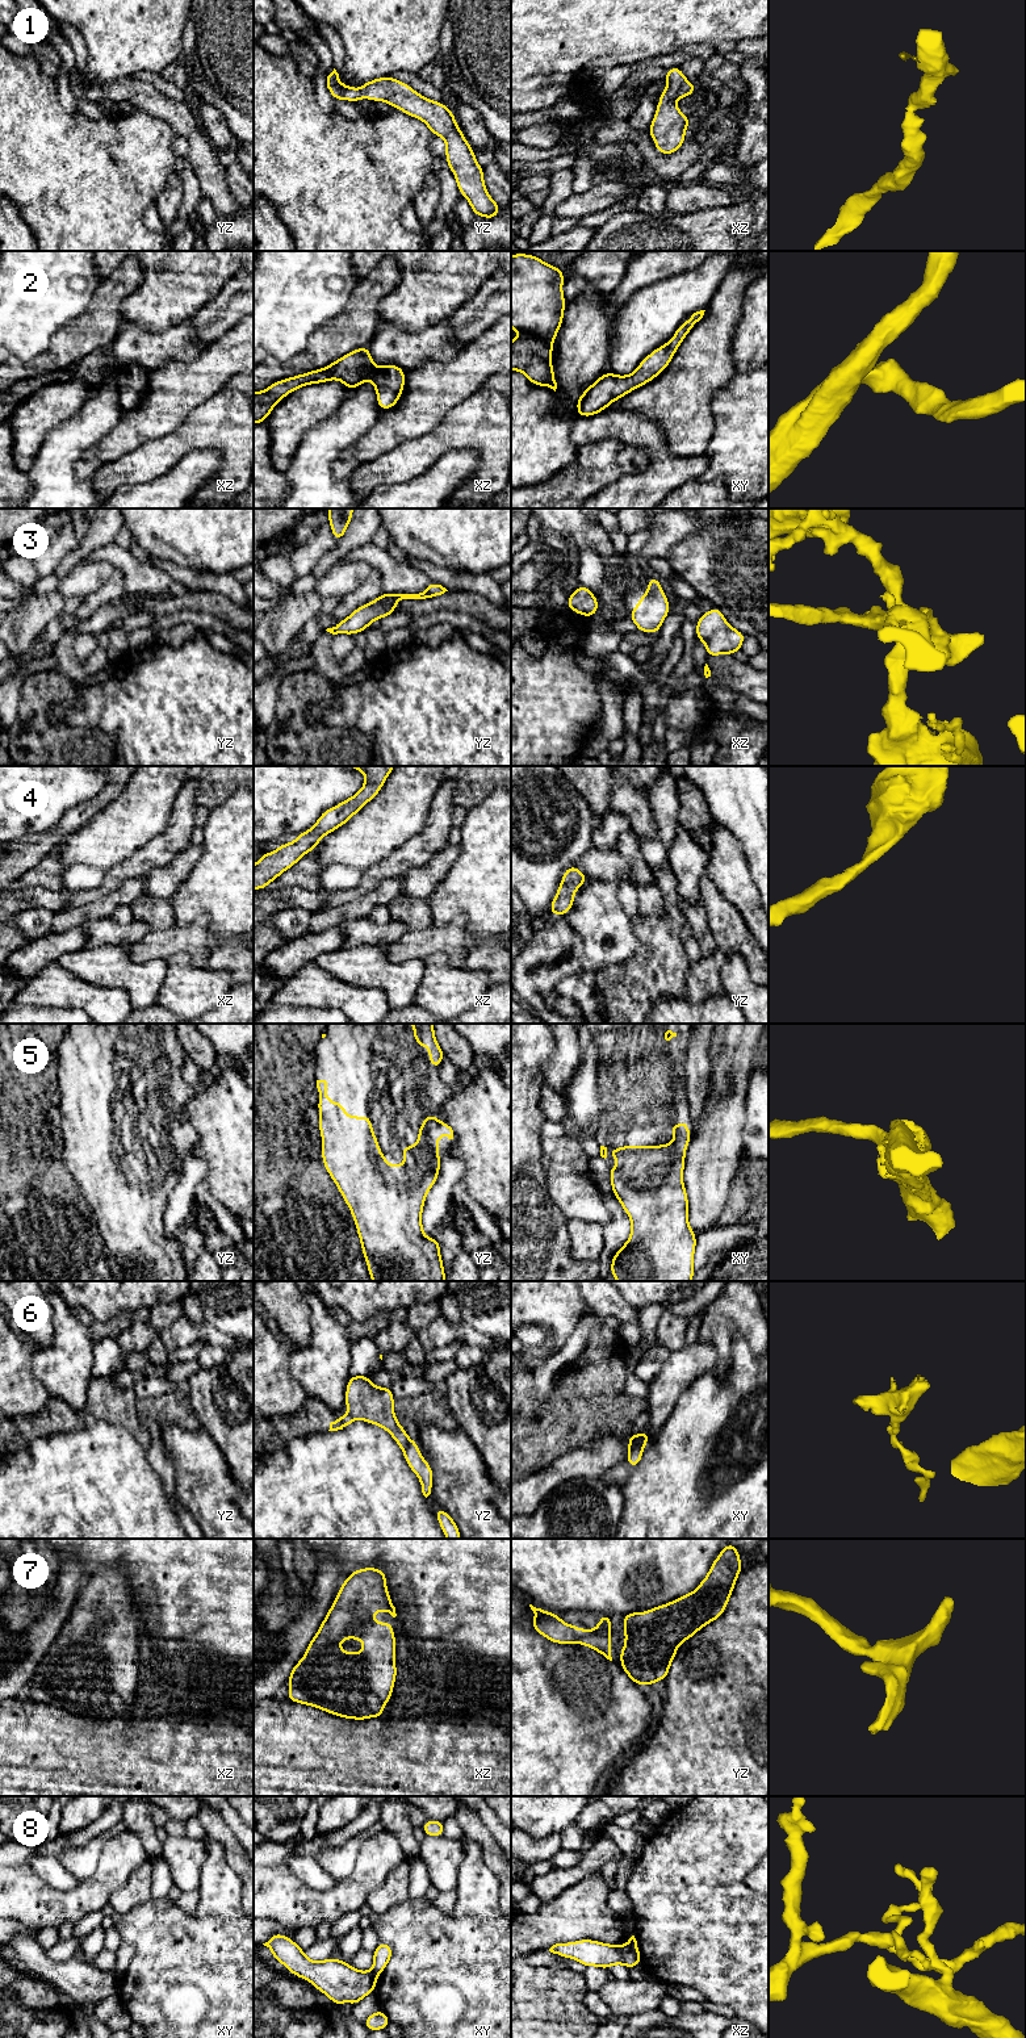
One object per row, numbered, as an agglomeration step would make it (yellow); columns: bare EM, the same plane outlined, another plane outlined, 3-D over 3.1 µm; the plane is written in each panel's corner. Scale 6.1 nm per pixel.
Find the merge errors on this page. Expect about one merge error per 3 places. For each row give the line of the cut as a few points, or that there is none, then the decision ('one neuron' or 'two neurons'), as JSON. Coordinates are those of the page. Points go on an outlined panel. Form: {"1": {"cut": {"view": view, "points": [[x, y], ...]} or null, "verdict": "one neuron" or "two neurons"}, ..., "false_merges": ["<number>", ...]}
{"1": {"cut": null, "verdict": "one neuron"}, "2": {"cut": null, "verdict": "one neuron"}, "3": {"cut": null, "verdict": "one neuron"}, "4": {"cut": null, "verdict": "one neuron"}, "5": {"cut": null, "verdict": "one neuron"}, "6": {"cut": {"view": "xy", "points": [[643, 1446], [635, 1446], [629, 1451]]}, "verdict": "two neurons"}, "7": {"cut": null, "verdict": "one neuron"}, "8": {"cut": {"view": "xz", "points": [[627, 1944], [640, 1963]]}, "verdict": "two neurons"}, "false_merges": ["6", "8"]}

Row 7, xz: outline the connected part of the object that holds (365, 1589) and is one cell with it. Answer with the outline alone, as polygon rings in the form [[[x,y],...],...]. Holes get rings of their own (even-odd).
[[[363,1568],[352,1572],[339,1589],[318,1632],[288,1678],[288,1700],[315,1707],[331,1715],[367,1720],[382,1717],[385,1704],[391,1699],[397,1678],[393,1623],[374,1621],[370,1616],[378,1611],[397,1616],[386,1586],[386,1574],[378,1568]],[[343,1639],[361,1640],[361,1653],[340,1652]]]

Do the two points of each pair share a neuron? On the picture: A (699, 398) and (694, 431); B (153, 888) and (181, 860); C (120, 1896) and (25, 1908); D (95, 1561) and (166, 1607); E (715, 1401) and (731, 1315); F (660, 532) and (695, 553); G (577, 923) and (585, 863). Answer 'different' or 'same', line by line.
A: same
B: same
C: different
D: same
E: different
F: different
G: different

